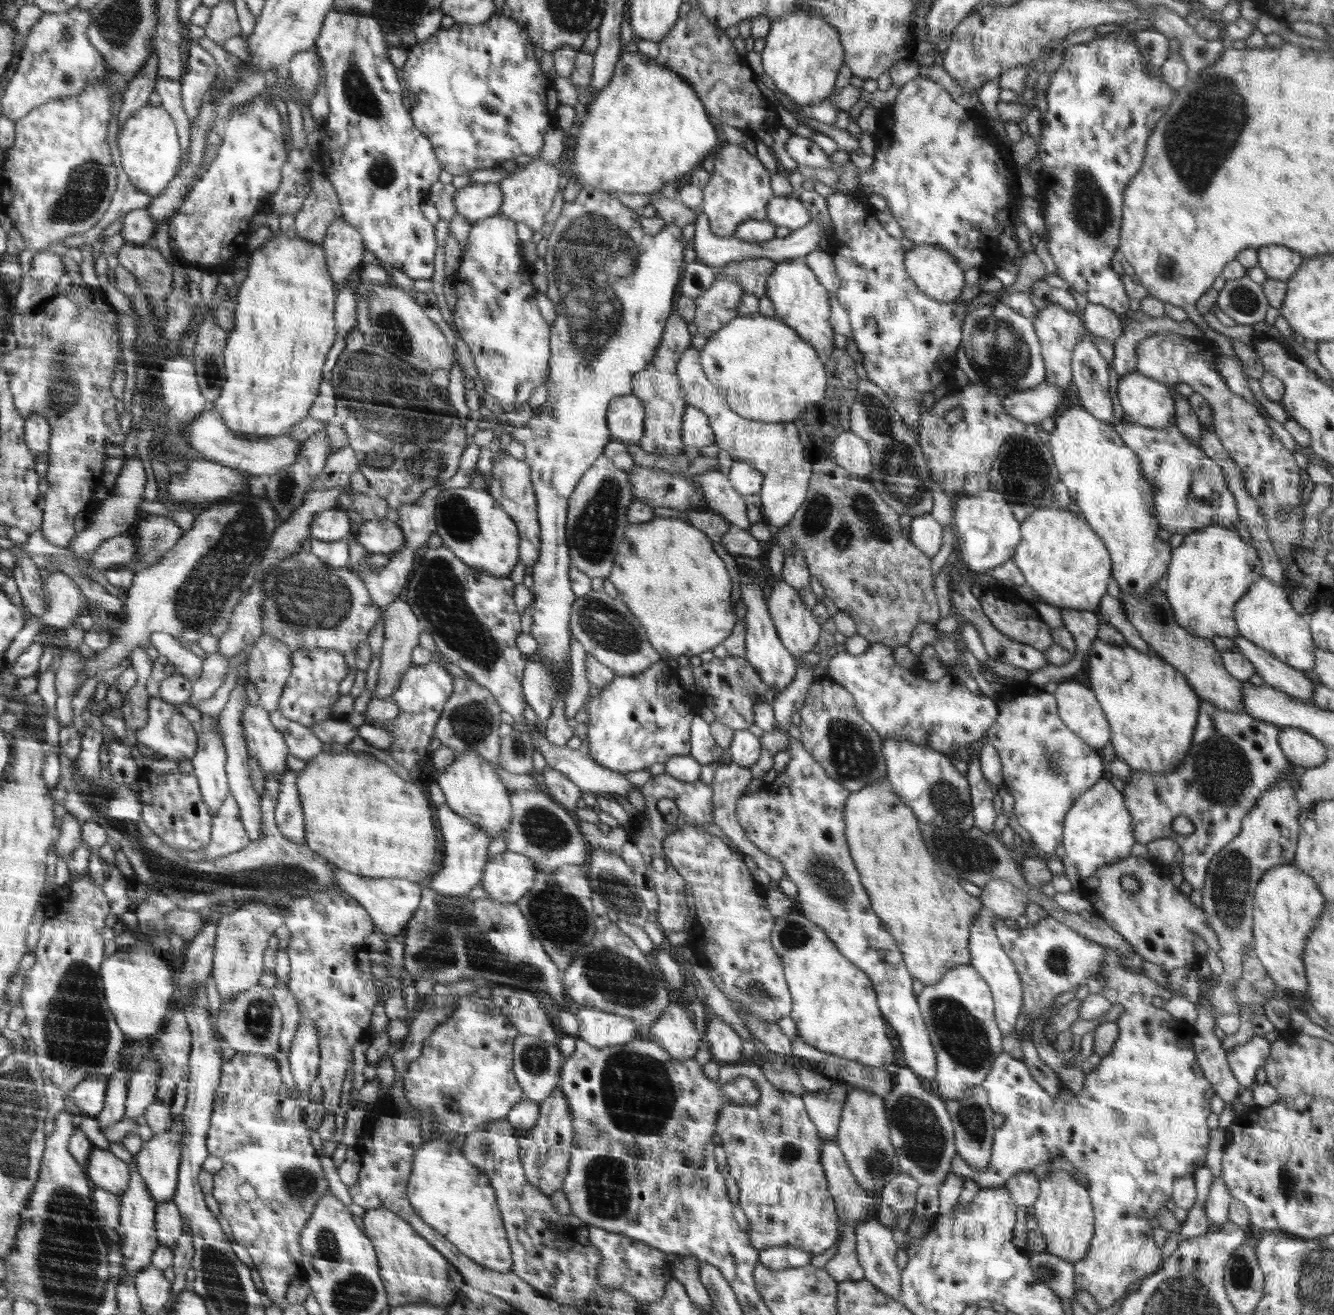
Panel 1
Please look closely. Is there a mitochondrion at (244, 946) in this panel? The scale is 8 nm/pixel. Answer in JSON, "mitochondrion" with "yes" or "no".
{"mitochondrion":"yes"}

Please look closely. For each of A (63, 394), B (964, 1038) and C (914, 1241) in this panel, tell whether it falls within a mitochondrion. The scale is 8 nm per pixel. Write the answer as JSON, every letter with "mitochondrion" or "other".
{"A":"mitochondrion","B":"mitochondrion","C":"other"}

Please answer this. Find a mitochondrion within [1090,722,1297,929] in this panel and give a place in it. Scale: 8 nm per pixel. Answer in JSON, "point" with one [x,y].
{"point":[1222,772]}

